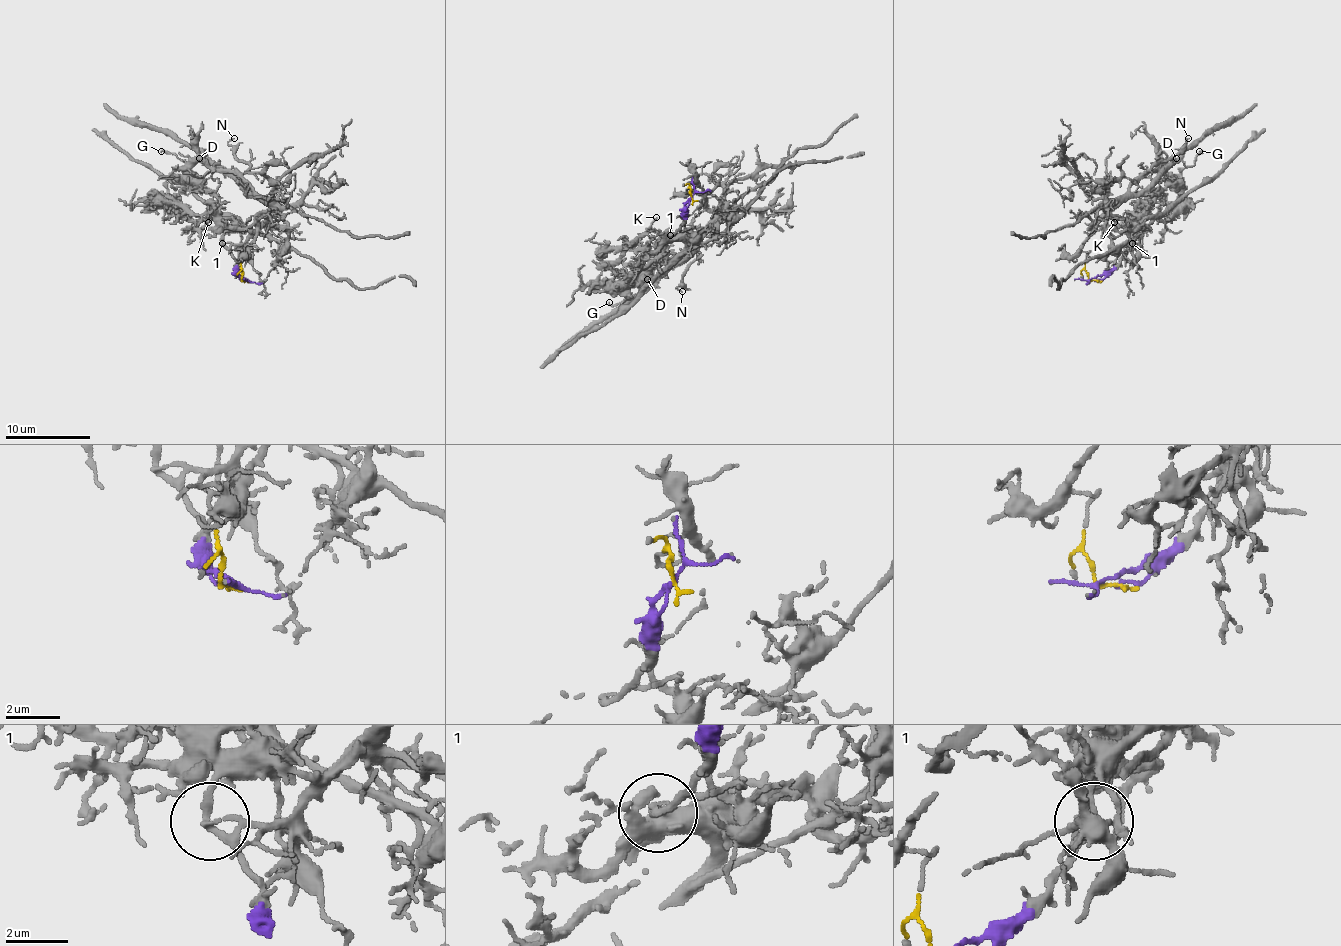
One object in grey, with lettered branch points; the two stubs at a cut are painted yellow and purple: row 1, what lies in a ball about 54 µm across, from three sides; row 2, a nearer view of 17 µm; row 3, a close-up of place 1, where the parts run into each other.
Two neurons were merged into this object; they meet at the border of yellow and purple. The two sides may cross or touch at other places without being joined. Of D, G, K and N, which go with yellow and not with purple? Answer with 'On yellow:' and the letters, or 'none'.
On yellow: D, N

